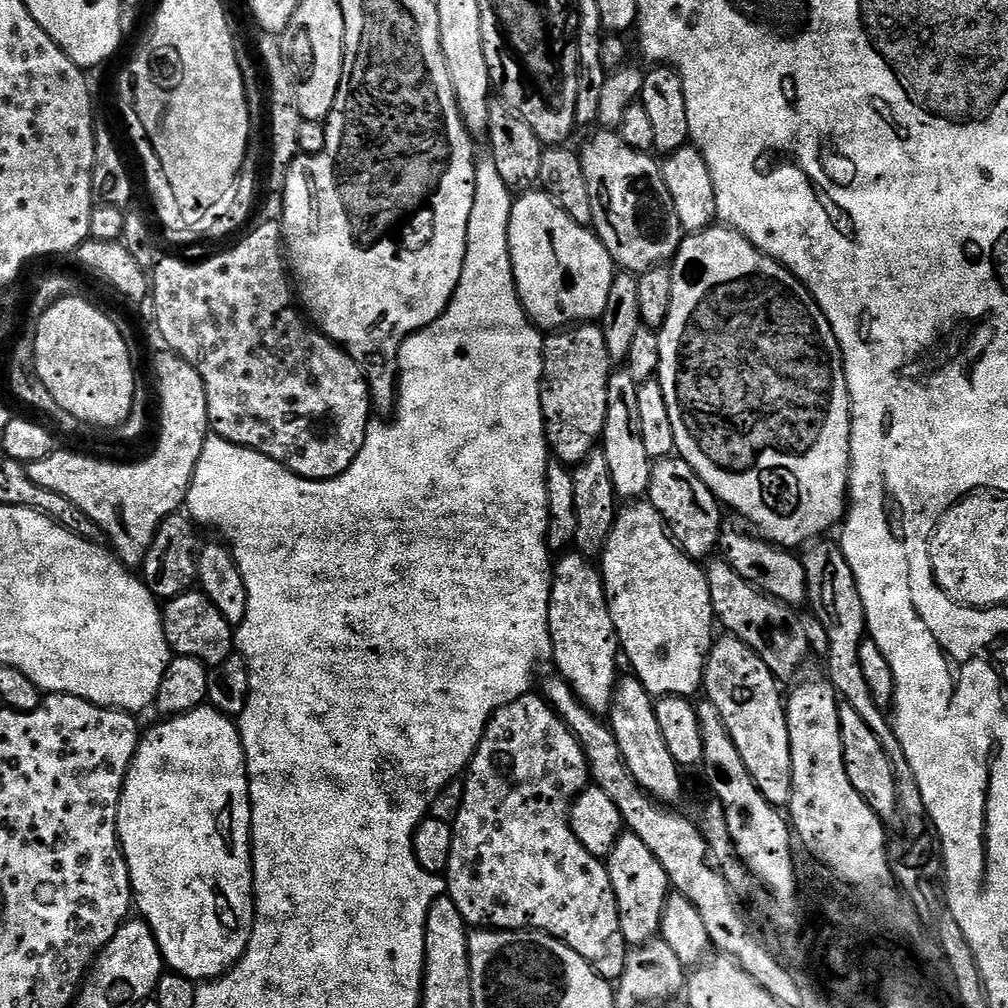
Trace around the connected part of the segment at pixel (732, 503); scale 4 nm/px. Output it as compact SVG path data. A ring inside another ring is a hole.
M713 226L705 228L703 232L685 235L680 241L680 247L676 249L670 267L674 290L670 298L668 322L658 332L658 379L662 394L666 394L666 407L670 409L670 423L674 426L674 442L679 459L685 460L694 474L698 474L702 482L706 482L706 486L725 509L733 508L742 519L749 520L753 524L751 527L770 543L796 550L823 537L827 528L832 528L835 524L837 527L846 515L852 475L852 404L848 400L844 360L840 356L840 347L834 338L830 322L797 276L791 276L777 260L759 252L745 236L733 228Z

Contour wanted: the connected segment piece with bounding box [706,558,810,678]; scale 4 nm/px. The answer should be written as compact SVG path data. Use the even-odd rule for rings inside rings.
M722 558L707 561L706 575L710 586L712 615L724 627L729 636L736 636L750 650L756 652L777 678L801 675L800 667L810 657L810 646L806 642L806 630L802 626L797 609L791 604L784 604L775 596L767 596L760 588L755 588L742 574L738 574Z

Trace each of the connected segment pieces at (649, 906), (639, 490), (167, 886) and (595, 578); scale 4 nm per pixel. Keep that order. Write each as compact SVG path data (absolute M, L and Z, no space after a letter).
M625 831L618 838L614 850L606 858L610 882L614 886L614 894L618 902L618 914L622 922L624 941L630 946L639 946L655 940L660 935L662 910L670 895L670 885L666 870L662 870L662 862L650 854L646 842L634 833Z
M626 370L613 371L608 380L606 426L602 437L602 451L617 497L624 502L636 502L647 497L653 460L642 443L642 425L638 418L638 385Z
M201 706L193 712L183 712L180 716L164 718L159 722L161 724L154 725L149 732L147 729L141 735L132 765L128 767L124 792L120 796L116 830L120 846L124 849L124 859L128 861L135 911L150 926L160 947L160 953L164 955L165 965L186 978L207 982L229 972L241 960L252 937L256 917L256 897L252 894L252 803L248 793L248 763L244 757L239 727L229 717L223 716L217 708Z
M572 550L555 561L548 621L552 639L551 663L556 664L555 671L571 684L576 697L591 712L607 713L616 693L616 656L618 660L621 650L610 618L603 575L589 557Z

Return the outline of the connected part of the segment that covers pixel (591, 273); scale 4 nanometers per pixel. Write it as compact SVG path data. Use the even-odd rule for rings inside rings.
M529 190L513 199L508 249L516 297L537 328L563 330L581 322L599 321L604 315L617 265L595 231L574 222L547 192Z

